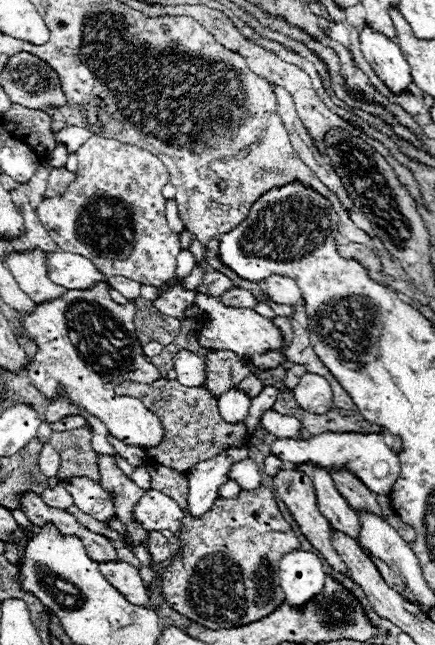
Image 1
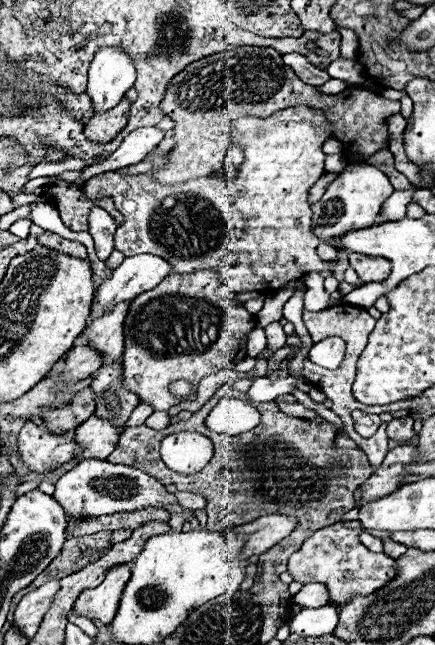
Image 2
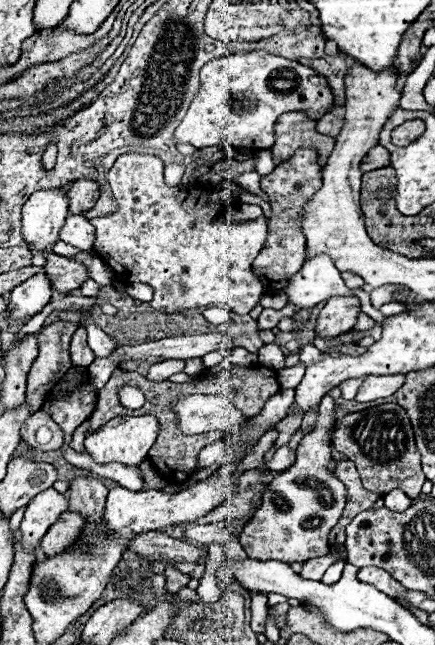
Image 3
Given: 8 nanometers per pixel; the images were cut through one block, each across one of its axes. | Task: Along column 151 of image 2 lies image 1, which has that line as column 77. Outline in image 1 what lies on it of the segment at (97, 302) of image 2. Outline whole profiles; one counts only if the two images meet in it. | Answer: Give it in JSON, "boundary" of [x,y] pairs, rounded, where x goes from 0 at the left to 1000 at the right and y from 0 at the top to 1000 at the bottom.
{"boundary":[[[166,391],[110,394],[106,409],[115,434],[156,450],[202,450],[225,437],[248,437],[248,431],[207,403]]]}

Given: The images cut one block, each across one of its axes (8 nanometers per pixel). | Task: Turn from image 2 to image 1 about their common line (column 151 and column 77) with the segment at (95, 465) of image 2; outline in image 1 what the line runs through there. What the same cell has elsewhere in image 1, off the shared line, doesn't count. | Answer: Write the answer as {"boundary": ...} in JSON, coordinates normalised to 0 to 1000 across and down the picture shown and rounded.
{"boundary":[[[170,738],[170,741],[147,741],[143,750],[152,750],[152,760],[161,763],[170,781],[216,800],[225,809],[244,809],[262,803],[262,781],[257,769],[234,757],[234,750],[198,741],[198,738]]]}

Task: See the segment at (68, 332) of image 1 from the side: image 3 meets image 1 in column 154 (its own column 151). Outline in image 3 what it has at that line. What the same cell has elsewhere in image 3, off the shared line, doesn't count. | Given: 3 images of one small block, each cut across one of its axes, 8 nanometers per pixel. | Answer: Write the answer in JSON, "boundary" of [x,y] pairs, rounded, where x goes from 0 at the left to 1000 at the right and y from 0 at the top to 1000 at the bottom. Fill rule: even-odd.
{"boundary":[[[377,558],[377,561],[349,564],[336,586],[340,586],[340,589],[354,589],[354,592],[377,592],[377,589],[386,589],[395,580],[418,577],[418,571],[423,571],[423,558]],[[271,645],[253,651],[244,660],[234,660],[225,670],[198,676],[198,701],[225,716],[225,719],[248,719],[248,716],[276,716],[290,722],[317,722],[345,691],[359,685],[363,676],[363,651],[354,645]]]}

